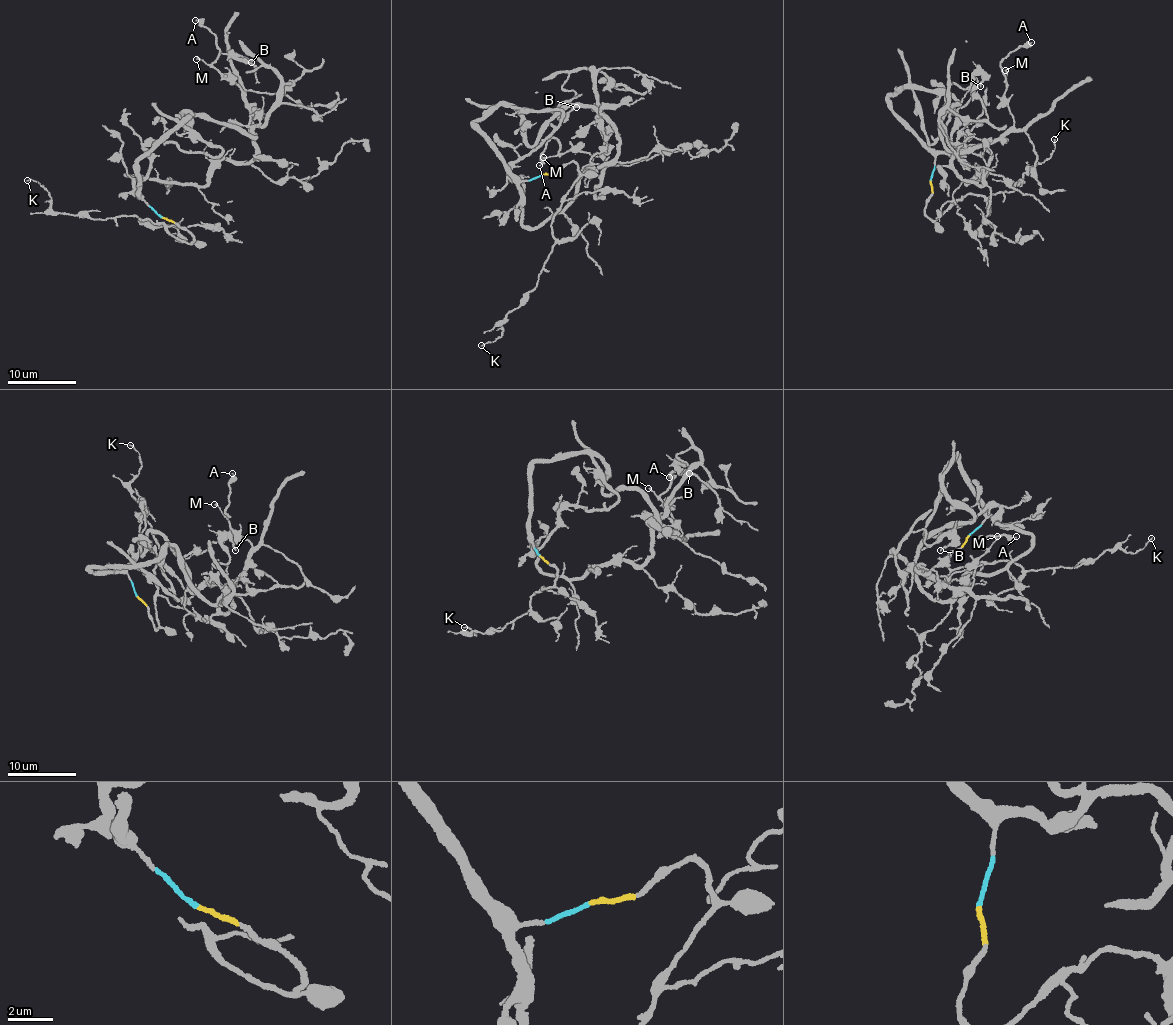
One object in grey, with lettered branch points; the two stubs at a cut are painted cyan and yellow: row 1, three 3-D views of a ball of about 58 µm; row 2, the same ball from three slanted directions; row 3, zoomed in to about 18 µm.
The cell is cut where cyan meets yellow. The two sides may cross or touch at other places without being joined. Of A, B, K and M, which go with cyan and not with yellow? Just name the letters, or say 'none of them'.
A, B, M

